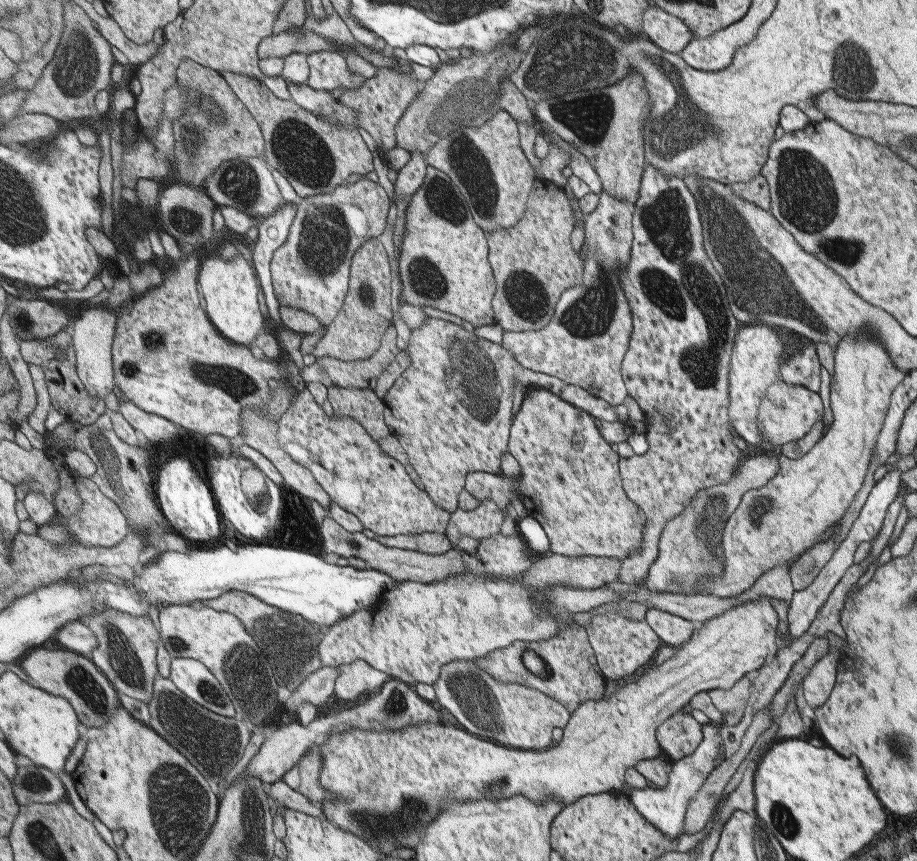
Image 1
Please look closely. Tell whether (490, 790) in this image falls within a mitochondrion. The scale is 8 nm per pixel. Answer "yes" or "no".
yes

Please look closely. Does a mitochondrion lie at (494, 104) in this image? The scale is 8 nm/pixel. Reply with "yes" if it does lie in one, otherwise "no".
no

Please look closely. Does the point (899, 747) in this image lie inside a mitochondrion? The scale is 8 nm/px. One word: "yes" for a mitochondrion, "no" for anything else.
yes

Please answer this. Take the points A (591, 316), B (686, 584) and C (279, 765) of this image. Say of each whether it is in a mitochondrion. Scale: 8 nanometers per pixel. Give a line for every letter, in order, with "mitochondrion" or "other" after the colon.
A: mitochondrion
B: mitochondrion
C: other

